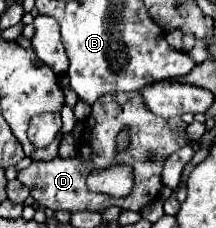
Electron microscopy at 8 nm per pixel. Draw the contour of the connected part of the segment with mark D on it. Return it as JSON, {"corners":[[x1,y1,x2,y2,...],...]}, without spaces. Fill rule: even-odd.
{"corners":[[112,93,100,97,92,105,92,113,84,123,80,139,80,149,78,155,72,159,54,159,54,161,40,161,32,163,28,169,18,173,18,181,24,183,30,189,30,195,38,201,38,205,52,209,52,211,104,211,106,207,120,207,120,209,130,209,130,211,140,211,144,205,152,203,158,197,160,189,160,167,162,161,178,151,180,147,188,145,190,139,186,135,186,123,180,117,164,119,152,115,142,99,140,93],[122,127,130,129,130,147,126,151,116,149,116,135,122,131],[150,153,154,159,150,159],[110,165,130,165,134,169,134,189,128,197,124,199,114,199,108,195,100,193,90,193,86,187,86,177,94,169,104,169]]}

